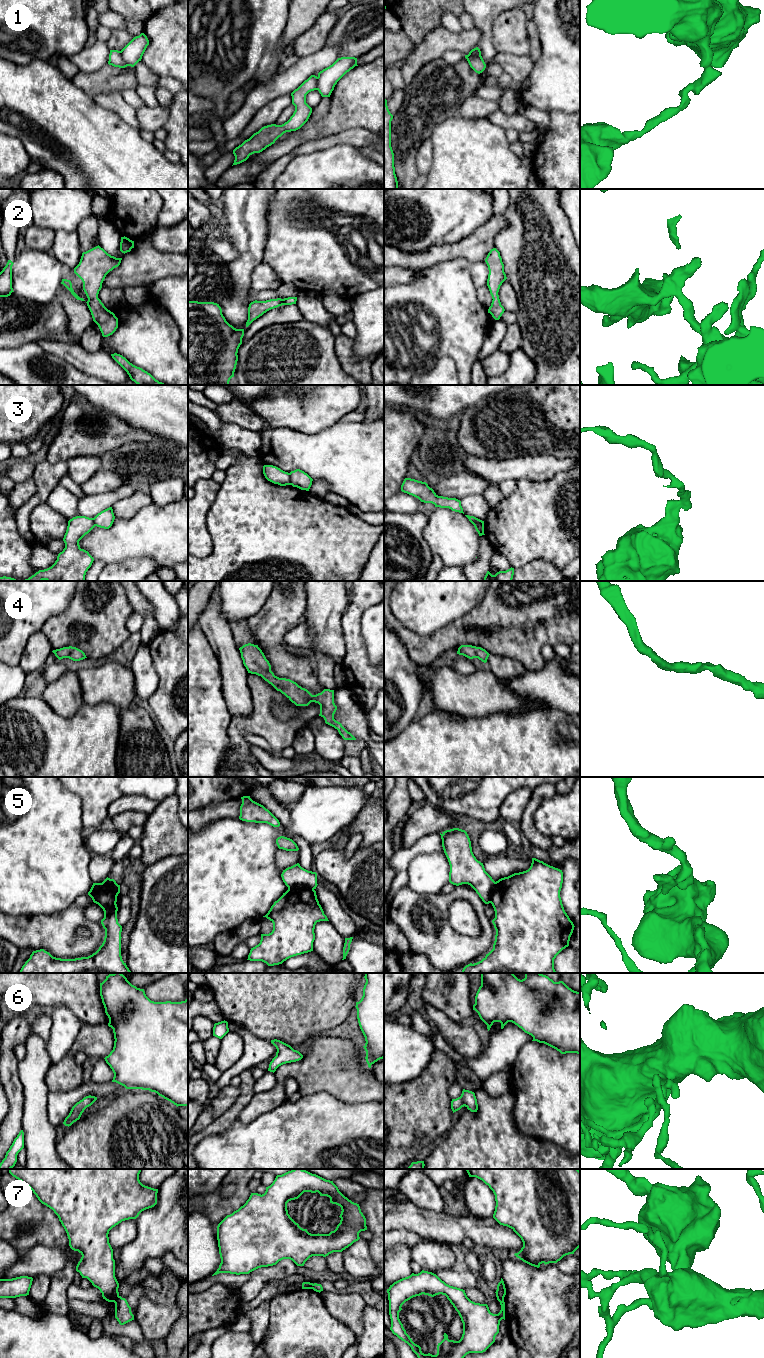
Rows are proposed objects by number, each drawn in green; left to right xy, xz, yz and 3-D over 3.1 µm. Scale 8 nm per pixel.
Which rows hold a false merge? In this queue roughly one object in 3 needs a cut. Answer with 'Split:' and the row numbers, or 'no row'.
Split: 1, 3, 5, 7

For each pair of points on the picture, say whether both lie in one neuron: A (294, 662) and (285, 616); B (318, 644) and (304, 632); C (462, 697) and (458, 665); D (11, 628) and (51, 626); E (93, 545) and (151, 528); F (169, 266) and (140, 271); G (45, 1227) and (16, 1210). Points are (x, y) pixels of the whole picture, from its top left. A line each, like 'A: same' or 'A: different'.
A: same
B: different
C: different
D: different
E: same
F: same
G: same

